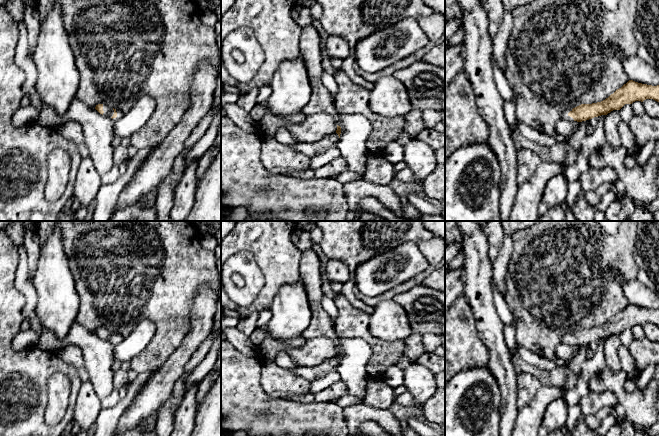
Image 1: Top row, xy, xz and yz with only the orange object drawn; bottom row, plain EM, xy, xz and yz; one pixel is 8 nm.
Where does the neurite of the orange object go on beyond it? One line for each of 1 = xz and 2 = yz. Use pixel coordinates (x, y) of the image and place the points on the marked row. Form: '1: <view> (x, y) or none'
1: xz (321, 100)
2: yz (564, 116)

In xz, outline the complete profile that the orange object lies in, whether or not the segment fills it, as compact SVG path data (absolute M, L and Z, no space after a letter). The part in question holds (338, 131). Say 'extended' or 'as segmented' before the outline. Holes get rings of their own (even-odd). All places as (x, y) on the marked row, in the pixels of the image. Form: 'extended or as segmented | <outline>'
extended | M306 26L302 29L300 36L300 52L304 57L307 68L308 79L311 87L311 97L302 112L305 116L317 112L325 112L331 115L337 125L336 133L339 138L342 134L341 121L337 114L334 99L329 90L322 83L322 53L320 50L320 36L317 29Z

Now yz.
extended | M629 80L601 102L581 104L573 109L565 110L561 115L561 119L582 122L601 115L607 115L613 110L620 110L625 104L632 104L635 101L643 102L646 99L659 102L659 85L652 86Z

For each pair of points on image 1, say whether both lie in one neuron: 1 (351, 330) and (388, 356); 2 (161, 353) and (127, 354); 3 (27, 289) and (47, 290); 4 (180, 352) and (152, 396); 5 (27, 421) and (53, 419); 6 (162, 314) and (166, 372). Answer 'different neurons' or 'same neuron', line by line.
1: same neuron
2: different neurons
3: different neurons
4: same neuron
5: different neurons
6: different neurons

